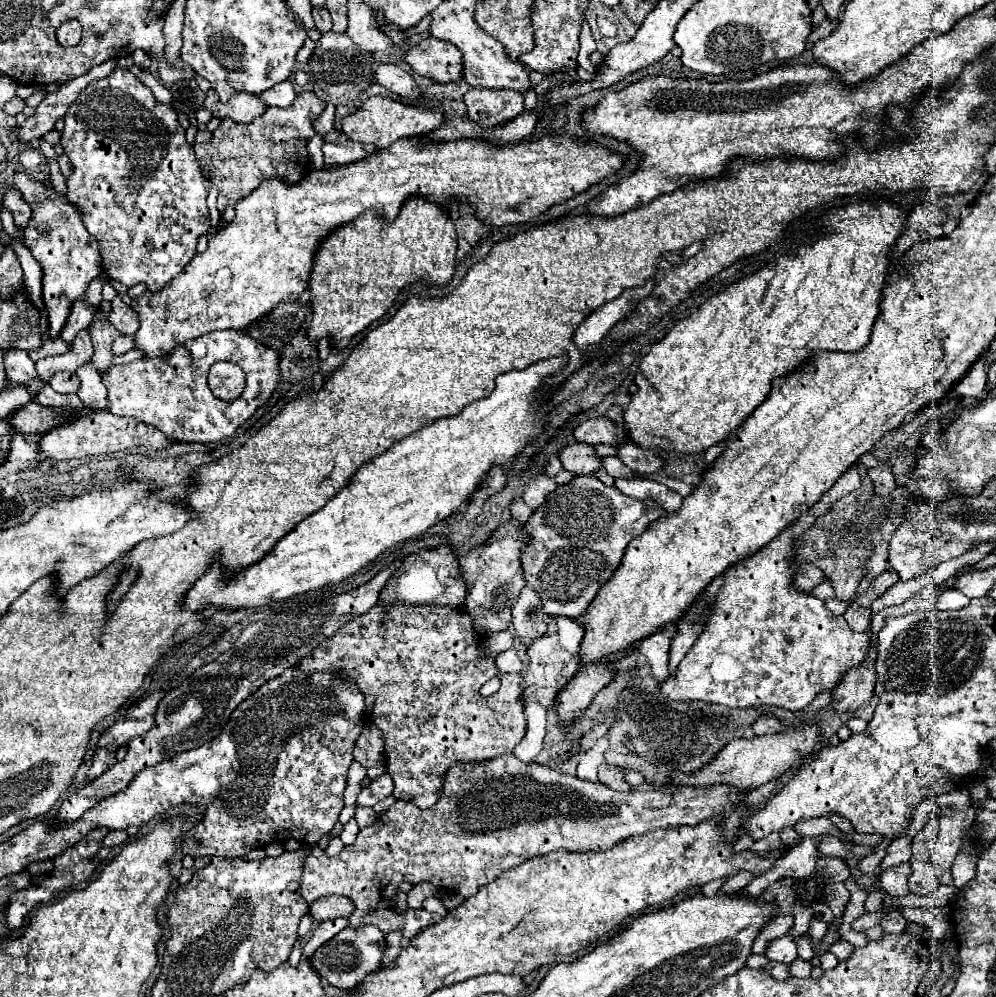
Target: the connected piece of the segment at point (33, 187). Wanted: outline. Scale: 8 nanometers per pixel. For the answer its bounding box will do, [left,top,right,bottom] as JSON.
[14,172,100,340]

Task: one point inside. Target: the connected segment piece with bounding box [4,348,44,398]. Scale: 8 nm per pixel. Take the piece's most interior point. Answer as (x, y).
(19, 366)

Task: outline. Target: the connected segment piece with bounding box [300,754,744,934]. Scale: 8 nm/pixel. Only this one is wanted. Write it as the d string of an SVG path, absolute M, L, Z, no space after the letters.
M504 754L480 766L450 768L444 778L442 796L432 808L420 810L414 804L396 800L384 814L378 816L372 826L362 828L356 842L346 846L338 856L310 856L304 862L300 892L306 902L316 902L316 898L330 894L344 894L356 904L356 910L348 916L350 926L358 928L362 924L374 924L384 934L388 934L390 930L402 930L404 926L404 913L395 905L400 882L430 882L438 889L470 898L480 886L492 882L500 872L518 866L522 860L532 856L544 856L554 850L608 850L630 836L646 834L650 830L696 826L702 820L720 816L728 804L736 804L742 798L744 794L736 794L732 786L684 786L678 790L666 788L656 792L614 792L600 782L586 782L578 776L560 774L534 762L526 764L512 754Z

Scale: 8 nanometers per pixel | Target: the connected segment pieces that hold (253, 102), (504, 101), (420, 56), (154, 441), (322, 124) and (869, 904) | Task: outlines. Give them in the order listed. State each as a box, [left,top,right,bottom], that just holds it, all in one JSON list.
[[204,88,266,124],[464,88,524,128],[406,36,462,82],[38,412,170,460],[316,104,336,134],[864,888,886,912]]

